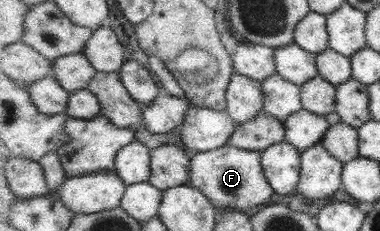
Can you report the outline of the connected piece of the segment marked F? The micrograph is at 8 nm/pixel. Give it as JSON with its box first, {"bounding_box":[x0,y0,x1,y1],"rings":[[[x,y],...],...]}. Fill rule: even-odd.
{"bounding_box":[190,145,274,212],"rings":[[[225,145],[214,151],[191,153],[190,185],[210,198],[217,210],[248,212],[251,208],[266,206],[274,189],[269,185],[262,168],[262,151],[251,151]]]}

